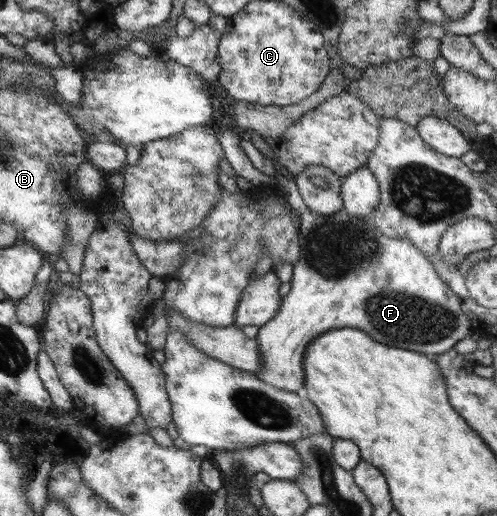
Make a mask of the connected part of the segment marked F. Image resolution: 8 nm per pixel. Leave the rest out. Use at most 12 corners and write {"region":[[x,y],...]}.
{"region":[[345,209],[300,216],[259,381],[305,396],[304,352],[357,328],[429,356],[474,330],[421,249]]}

